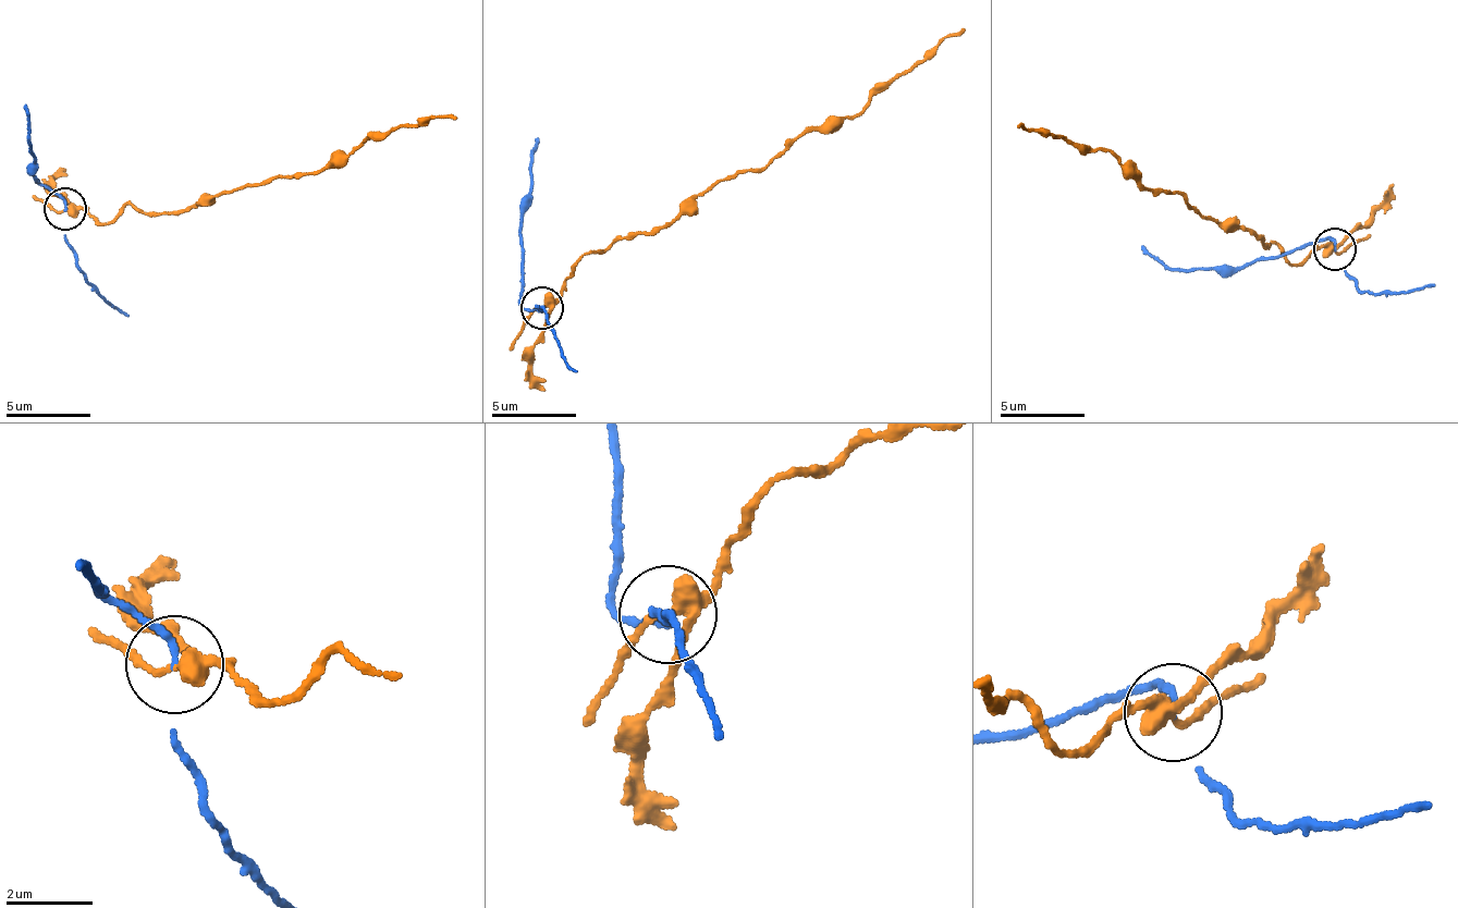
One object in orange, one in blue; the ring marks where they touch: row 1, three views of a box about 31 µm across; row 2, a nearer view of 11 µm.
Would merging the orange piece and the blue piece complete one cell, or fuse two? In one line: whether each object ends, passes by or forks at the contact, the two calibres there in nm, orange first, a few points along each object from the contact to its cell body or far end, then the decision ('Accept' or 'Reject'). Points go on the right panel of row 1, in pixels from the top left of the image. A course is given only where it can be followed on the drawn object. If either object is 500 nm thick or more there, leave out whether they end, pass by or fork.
At the ring orange forks. At the ring blue passes by. Thickness 280 nm (orange) against 100 nm. Course of orange: (1336, 248), (1330, 243), (1290, 266), (1262, 234), (1201, 213), (1186, 196), (1151, 189), (1117, 156), (1019, 127). Course of blue: (1336, 248), (1323, 242), (1242, 265), (1169, 271), (1140, 247). Reject

